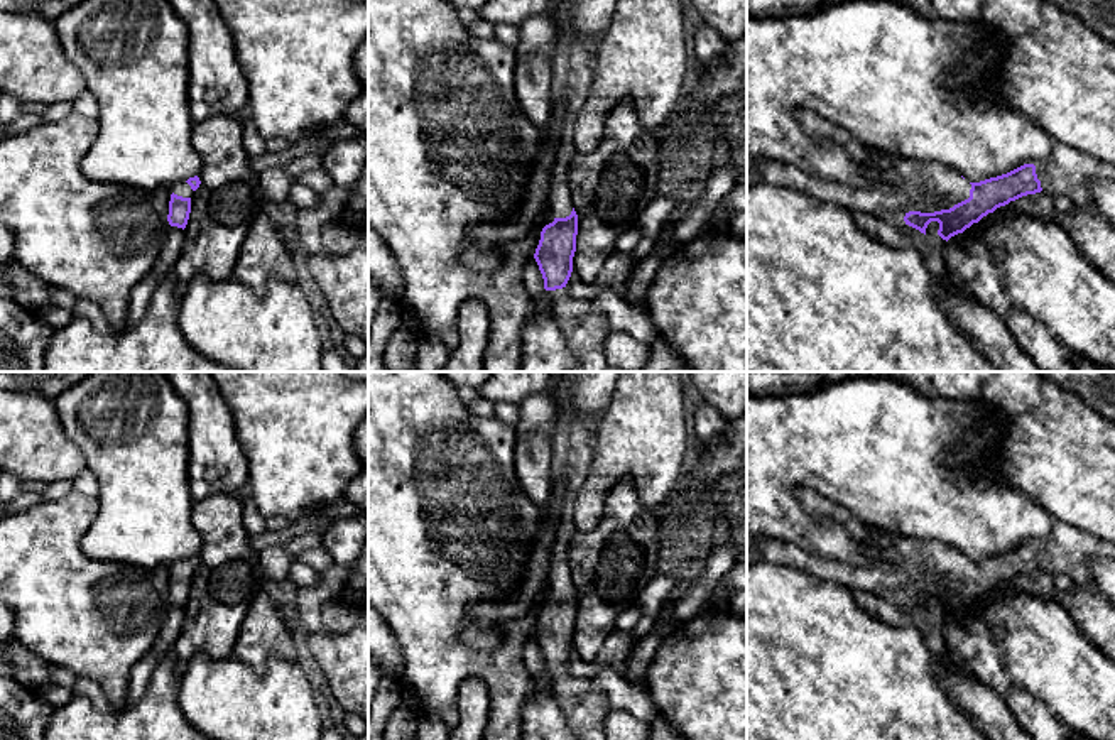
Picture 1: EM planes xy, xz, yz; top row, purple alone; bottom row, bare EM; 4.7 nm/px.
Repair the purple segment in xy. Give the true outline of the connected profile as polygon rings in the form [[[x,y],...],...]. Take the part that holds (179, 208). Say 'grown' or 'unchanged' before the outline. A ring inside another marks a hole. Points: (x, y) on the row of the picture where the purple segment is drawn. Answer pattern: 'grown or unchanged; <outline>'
grown; [[[198,176],[189,177],[186,182],[179,182],[171,191],[167,221],[171,226],[186,228],[191,213],[191,194],[199,188]]]

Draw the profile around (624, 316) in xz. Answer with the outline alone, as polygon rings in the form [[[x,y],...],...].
[[[613,291],[601,292],[593,304],[606,316],[612,331],[622,331],[642,341],[657,338],[657,328],[650,314]]]

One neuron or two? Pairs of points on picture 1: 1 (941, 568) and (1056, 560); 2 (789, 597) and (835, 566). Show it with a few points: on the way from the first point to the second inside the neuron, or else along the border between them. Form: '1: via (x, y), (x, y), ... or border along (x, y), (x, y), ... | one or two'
1: via (970, 571), (994, 571), (1027, 560) | one
2: border along (781, 563), (840, 582), (850, 590) | two

